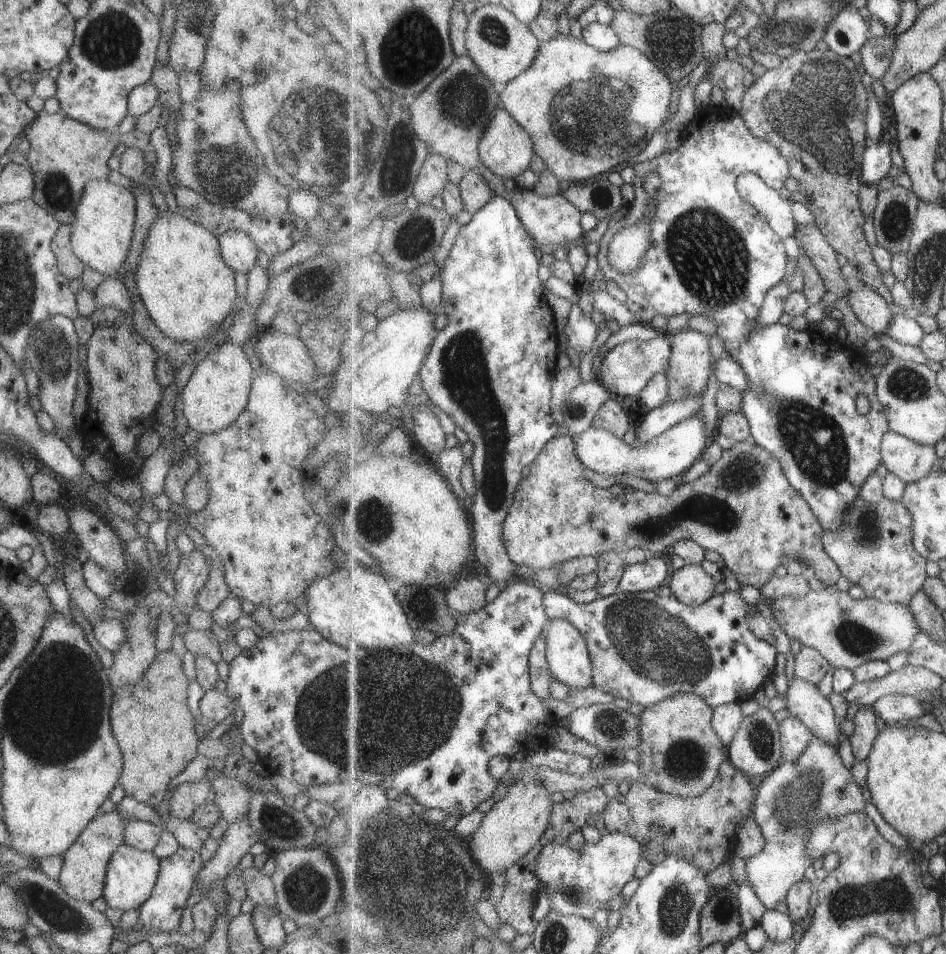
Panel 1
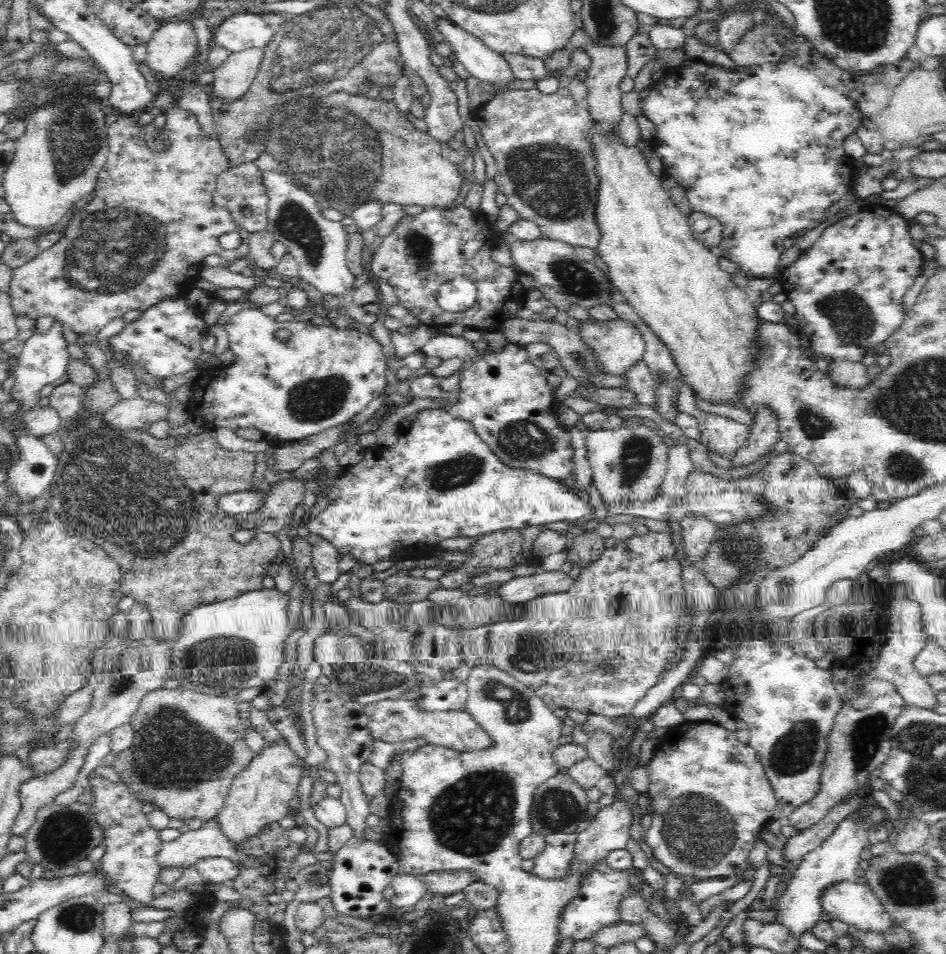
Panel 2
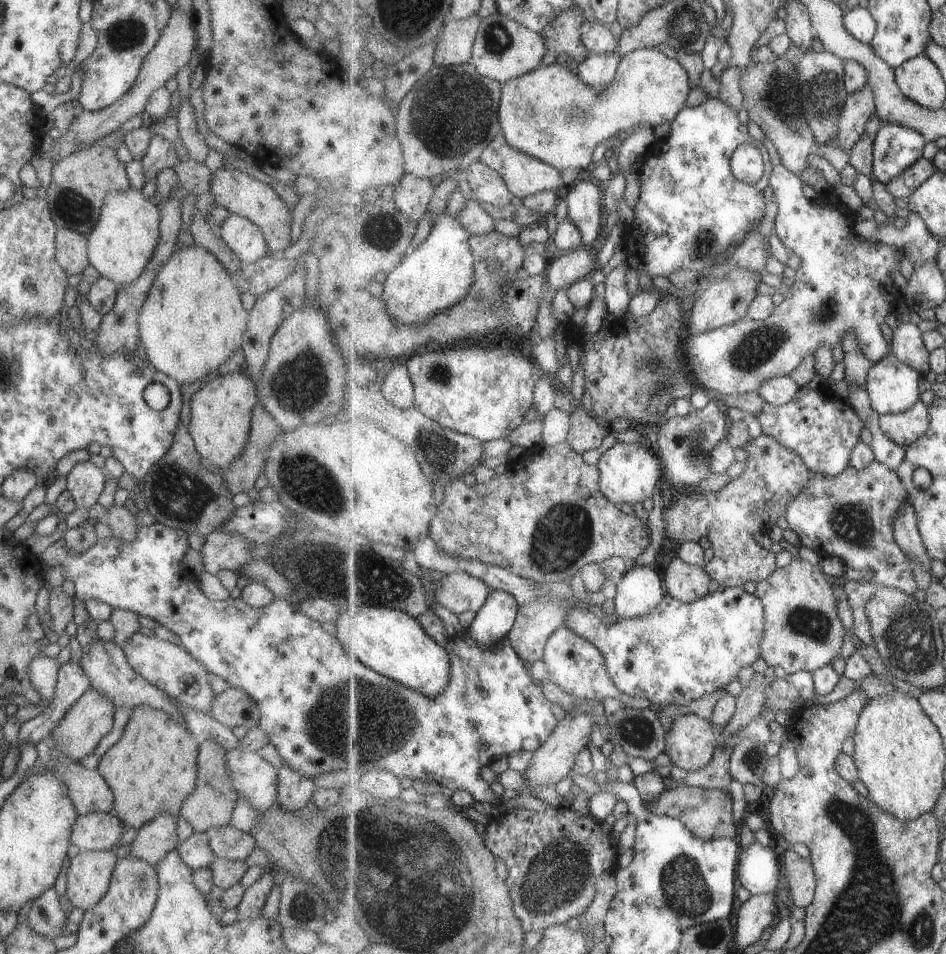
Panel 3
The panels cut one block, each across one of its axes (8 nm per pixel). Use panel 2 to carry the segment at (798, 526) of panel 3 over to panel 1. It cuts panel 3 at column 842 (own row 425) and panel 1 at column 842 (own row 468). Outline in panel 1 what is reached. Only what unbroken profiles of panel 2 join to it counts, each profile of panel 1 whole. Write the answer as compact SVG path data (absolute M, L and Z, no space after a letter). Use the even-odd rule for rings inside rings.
M862 496L846 511L843 526L838 531L824 529L826 551L835 559L842 573L859 585L867 597L875 597L887 603L909 605L914 596L923 590L927 576L927 559L915 548L914 516L901 502L883 497L878 503L865 500Z

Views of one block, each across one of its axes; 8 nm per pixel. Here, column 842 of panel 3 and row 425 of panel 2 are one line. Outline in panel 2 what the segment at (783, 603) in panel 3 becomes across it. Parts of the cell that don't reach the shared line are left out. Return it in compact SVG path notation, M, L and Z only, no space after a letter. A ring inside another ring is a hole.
M634 416L622 420L622 426L616 429L591 430L584 435L584 458L593 472L593 482L599 491L600 498L606 502L611 500L626 499L652 499L660 494L660 486L667 473L668 446L664 436L658 430L652 430L644 422L638 422Z

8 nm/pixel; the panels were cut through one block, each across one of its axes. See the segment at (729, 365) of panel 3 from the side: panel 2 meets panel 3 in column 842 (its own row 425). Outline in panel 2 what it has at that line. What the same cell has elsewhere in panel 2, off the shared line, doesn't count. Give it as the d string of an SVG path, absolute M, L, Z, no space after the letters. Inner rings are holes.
M244 307L239 312L234 314L226 324L223 325L224 330L228 333L229 348L234 351L235 359L234 364L222 367L222 372L214 378L200 378L196 384L191 388L193 395L186 404L186 412L196 419L202 420L204 426L209 429L217 428L230 428L236 433L236 430L240 428L254 428L263 434L268 434L269 438L280 438L280 443L287 443L290 441L300 441L316 434L324 433L329 429L335 427L342 427L349 423L349 421L356 416L359 412L364 410L374 398L382 396L384 388L386 388L386 359L384 353L382 353L382 345L368 334L364 332L349 329L338 328L335 326L315 326L308 321L284 321L276 322L276 320L269 318L266 314L262 313L262 310L257 308ZM280 329L287 329L290 331L290 337L286 341L282 341L276 337L276 332Z

